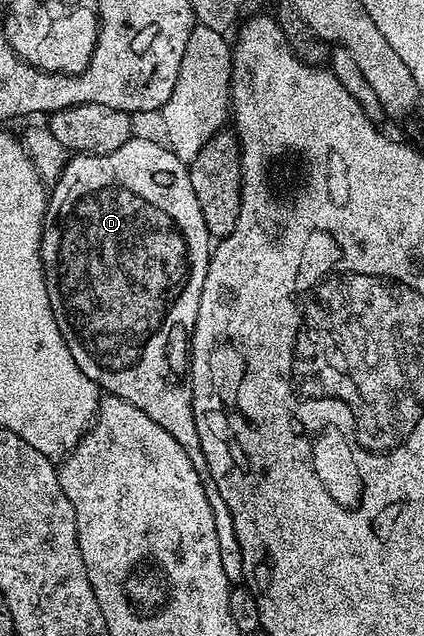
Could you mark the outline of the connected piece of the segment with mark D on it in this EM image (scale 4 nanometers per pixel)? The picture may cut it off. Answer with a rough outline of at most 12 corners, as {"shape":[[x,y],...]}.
{"shape":[[69,156],[40,262],[74,363],[190,455],[210,238],[188,165]]}

